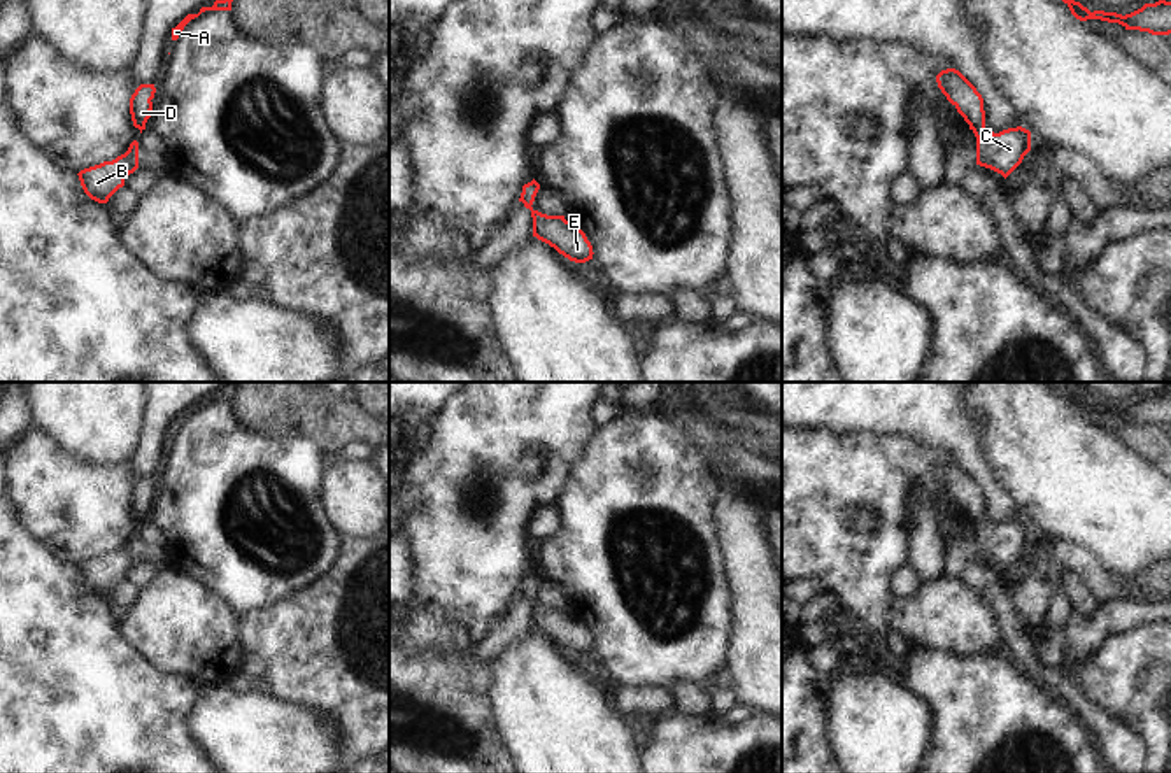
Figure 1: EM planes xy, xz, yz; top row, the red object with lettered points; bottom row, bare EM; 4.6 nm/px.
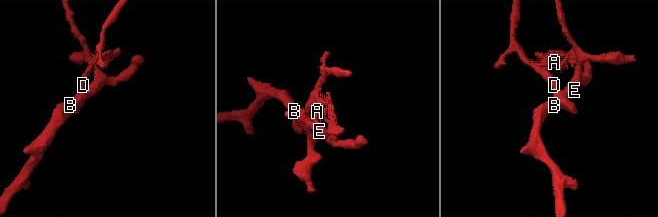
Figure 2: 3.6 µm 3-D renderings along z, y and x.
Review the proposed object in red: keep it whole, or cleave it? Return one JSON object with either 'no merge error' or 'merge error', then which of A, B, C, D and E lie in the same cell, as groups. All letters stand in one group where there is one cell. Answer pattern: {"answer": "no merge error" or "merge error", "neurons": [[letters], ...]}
{"answer": "no merge error", "neurons": [["A", "B", "C", "D", "E"]]}

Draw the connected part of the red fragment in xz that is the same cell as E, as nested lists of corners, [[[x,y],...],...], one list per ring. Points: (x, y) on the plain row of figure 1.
[[[533,571],[522,578],[519,591],[531,603],[533,629],[549,636],[570,654],[586,656],[593,652],[593,638],[578,619],[566,613],[564,608],[547,608],[531,599],[538,582],[540,577]]]

